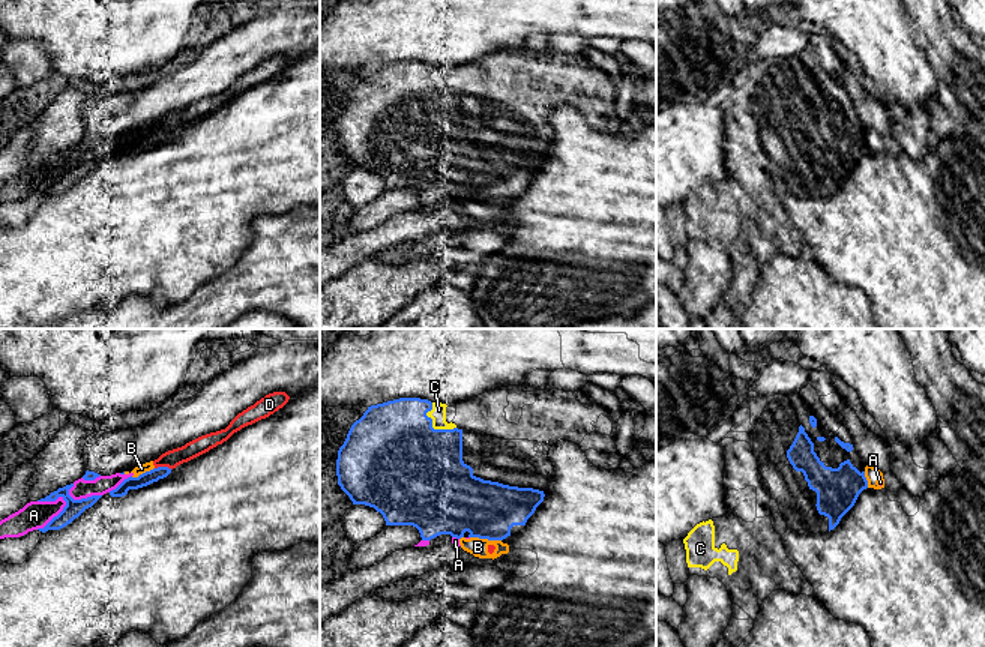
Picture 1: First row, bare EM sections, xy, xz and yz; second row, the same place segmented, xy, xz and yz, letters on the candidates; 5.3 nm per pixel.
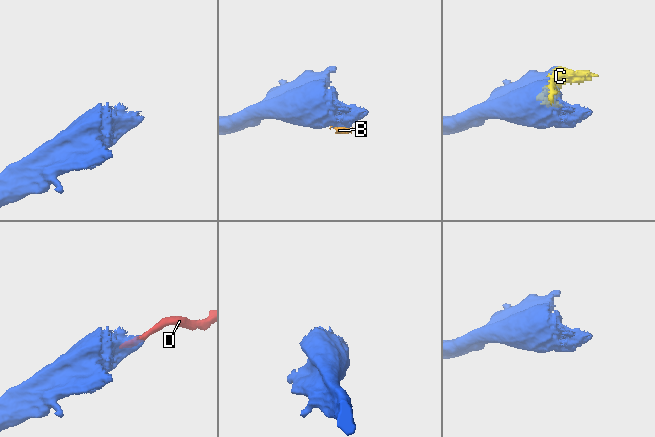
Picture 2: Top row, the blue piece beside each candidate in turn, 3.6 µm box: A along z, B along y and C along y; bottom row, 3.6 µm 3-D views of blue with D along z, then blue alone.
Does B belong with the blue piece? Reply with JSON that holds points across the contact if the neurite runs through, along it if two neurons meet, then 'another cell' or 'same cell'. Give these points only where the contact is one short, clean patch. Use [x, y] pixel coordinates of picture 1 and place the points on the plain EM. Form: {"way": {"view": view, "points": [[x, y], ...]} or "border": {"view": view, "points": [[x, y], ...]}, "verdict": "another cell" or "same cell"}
{"border": {"view": "xz", "points": [[470, 200], [500, 204]]}, "verdict": "another cell"}

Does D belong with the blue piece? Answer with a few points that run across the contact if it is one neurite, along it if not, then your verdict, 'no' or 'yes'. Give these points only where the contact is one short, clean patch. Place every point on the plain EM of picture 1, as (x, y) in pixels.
line xy (155, 131), (171, 132); no

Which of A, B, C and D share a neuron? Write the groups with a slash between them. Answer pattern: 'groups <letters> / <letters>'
groups A B D / C

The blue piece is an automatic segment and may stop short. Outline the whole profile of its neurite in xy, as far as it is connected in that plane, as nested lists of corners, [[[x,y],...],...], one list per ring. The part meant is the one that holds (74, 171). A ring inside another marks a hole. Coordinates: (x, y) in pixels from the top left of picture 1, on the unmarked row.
[[[74,147],[66,149],[63,152],[59,152],[57,155],[51,156],[45,162],[41,162],[38,165],[56,165],[59,161],[62,161],[66,165],[66,170],[63,174],[54,180],[44,192],[38,192],[39,195],[45,197],[48,194],[60,194],[71,188],[75,182],[78,182],[86,173],[92,171],[102,159],[92,159],[81,164],[74,164],[69,159],[69,153],[74,150]]]

